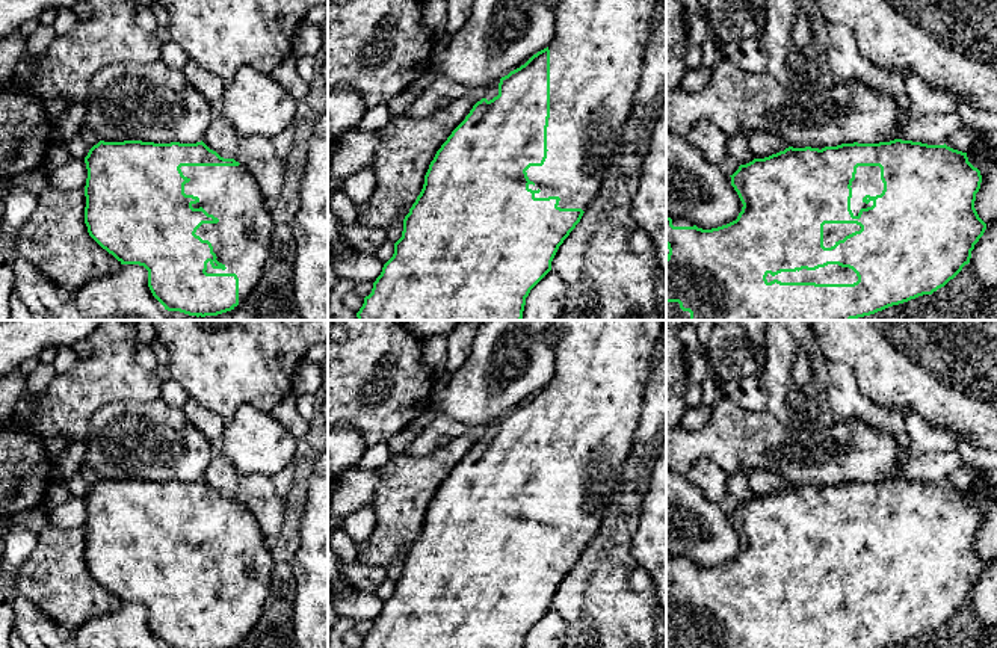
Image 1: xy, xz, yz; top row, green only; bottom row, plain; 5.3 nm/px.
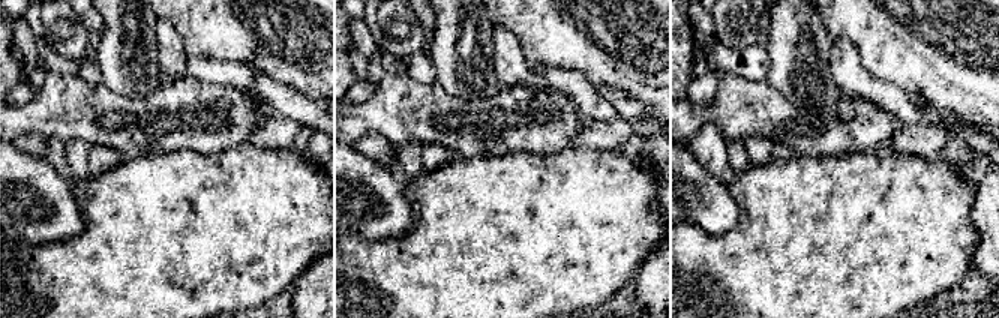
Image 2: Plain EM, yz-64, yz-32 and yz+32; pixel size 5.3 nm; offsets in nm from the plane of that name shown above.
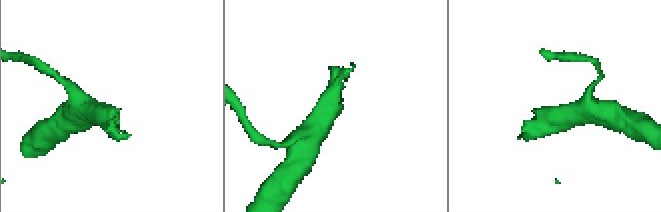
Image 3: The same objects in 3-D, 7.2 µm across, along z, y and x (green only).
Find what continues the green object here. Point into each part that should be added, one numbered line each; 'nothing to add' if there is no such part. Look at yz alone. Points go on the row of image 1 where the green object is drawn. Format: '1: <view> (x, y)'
1: yz (833, 274)

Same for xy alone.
1: xy (240, 240)

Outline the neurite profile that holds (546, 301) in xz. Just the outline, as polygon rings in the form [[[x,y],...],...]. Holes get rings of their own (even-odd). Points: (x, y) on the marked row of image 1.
[[[553,269],[530,290],[521,320],[557,320],[565,304],[566,284]]]

